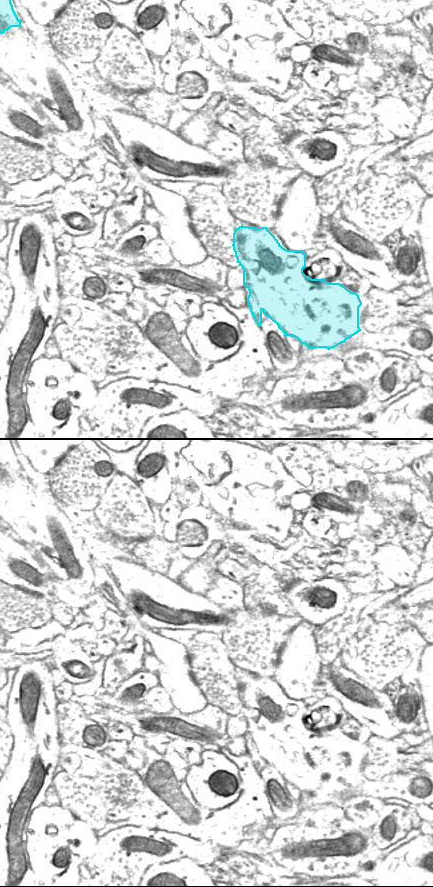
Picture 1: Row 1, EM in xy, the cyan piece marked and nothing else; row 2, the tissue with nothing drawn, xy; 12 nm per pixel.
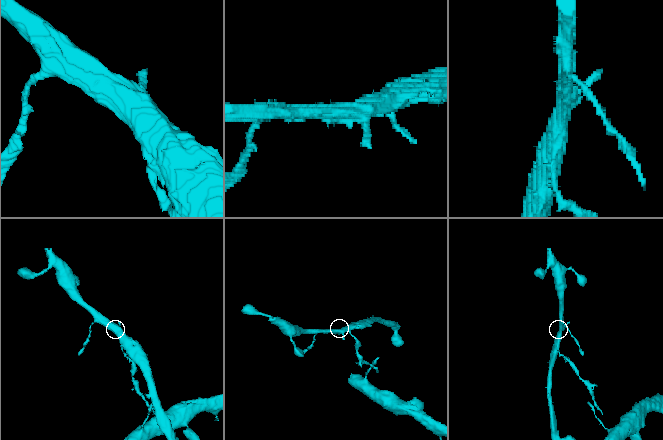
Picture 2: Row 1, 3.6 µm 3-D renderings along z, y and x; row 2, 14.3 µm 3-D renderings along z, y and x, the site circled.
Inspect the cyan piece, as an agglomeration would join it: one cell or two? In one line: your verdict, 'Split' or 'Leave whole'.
Split.

